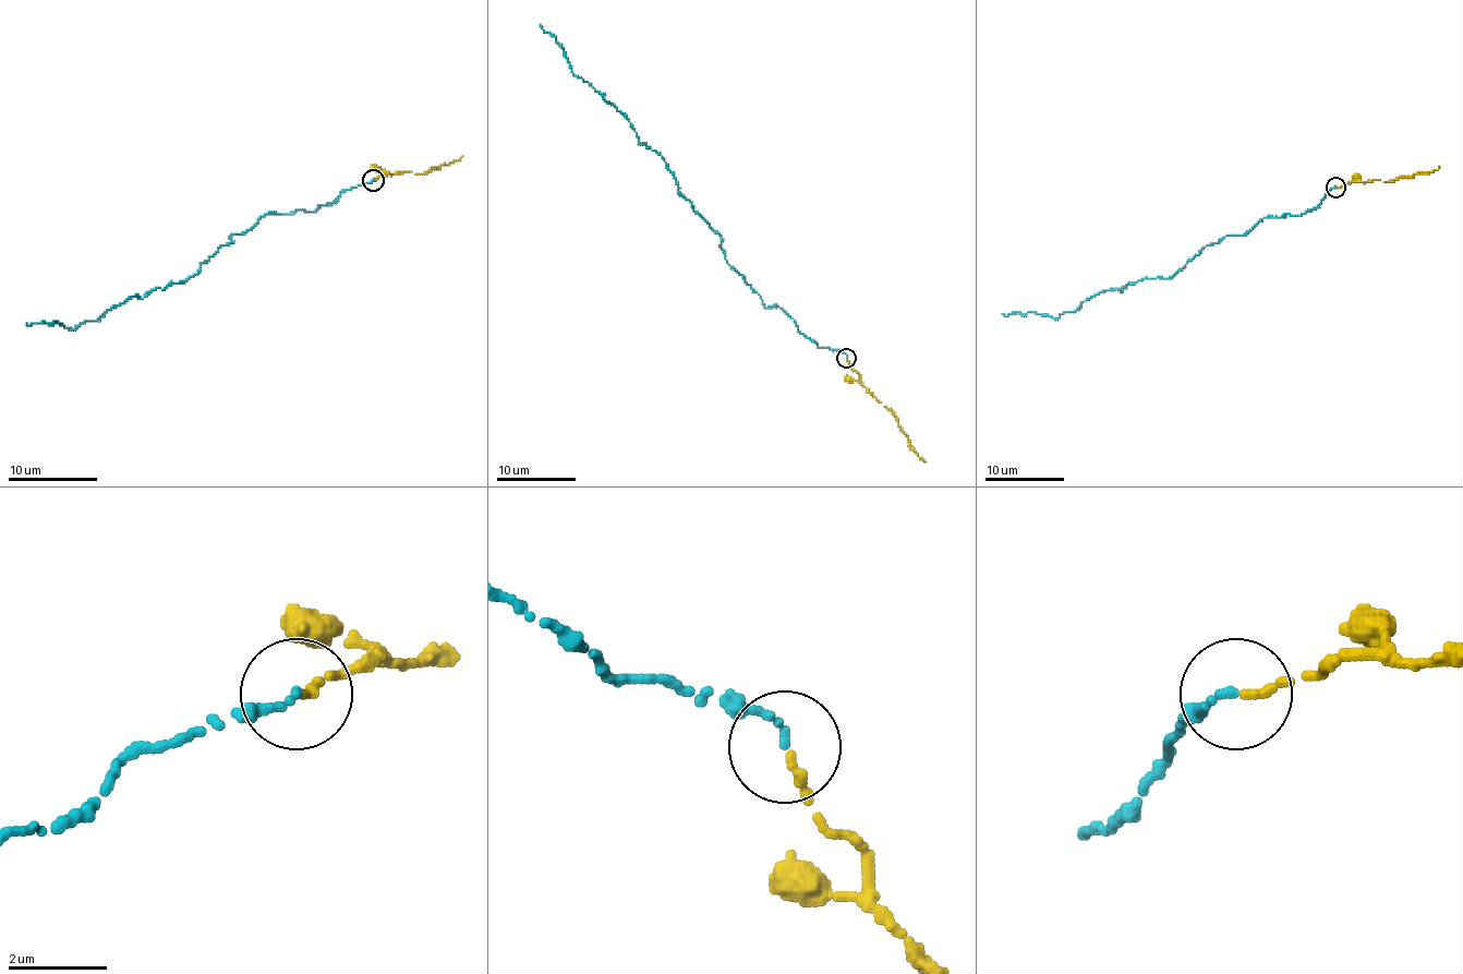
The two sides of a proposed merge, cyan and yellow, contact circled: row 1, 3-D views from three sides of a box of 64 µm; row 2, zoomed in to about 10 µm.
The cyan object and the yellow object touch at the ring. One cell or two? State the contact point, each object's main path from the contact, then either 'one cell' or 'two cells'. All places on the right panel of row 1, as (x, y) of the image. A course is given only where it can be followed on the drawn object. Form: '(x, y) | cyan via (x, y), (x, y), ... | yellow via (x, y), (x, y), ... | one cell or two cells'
(1335, 187) | cyan via (1334, 188), (1307, 212), (1264, 217), (1210, 243), (1168, 278), (1099, 292), (1055, 320), (1002, 314) | yellow via (1337, 188), (1352, 182), (1392, 182), (1425, 173), (1439, 166) | one cell

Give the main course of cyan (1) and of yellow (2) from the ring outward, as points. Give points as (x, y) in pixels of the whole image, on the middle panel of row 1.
1: (847, 357), (764, 305), (662, 156), (571, 71), (540, 24)
2: (847, 359), (859, 374), (859, 381), (894, 415), (909, 447), (926, 461)

